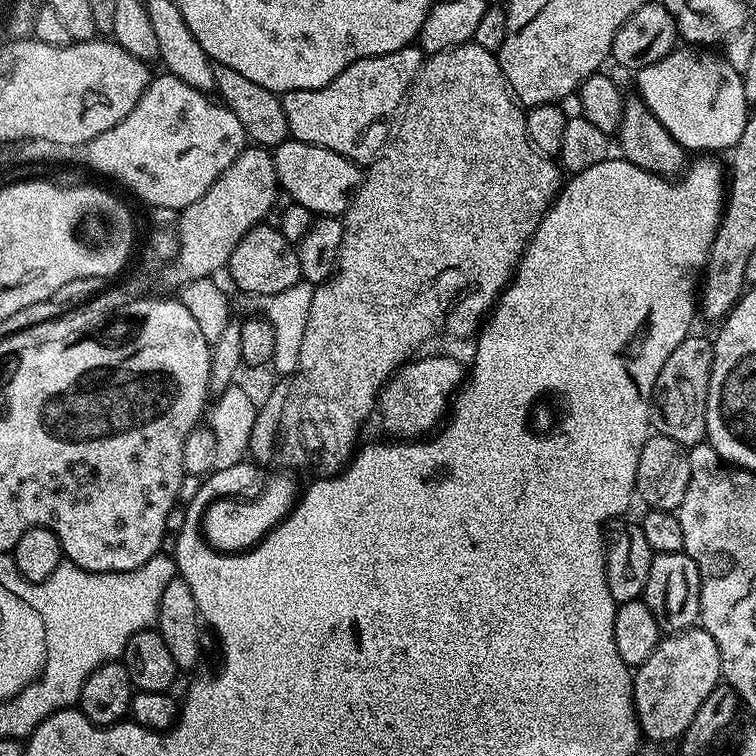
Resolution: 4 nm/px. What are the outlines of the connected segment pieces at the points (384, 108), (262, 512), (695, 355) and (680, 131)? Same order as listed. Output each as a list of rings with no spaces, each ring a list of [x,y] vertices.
[[[409,46],[390,54],[362,58],[346,66],[338,78],[321,88],[283,93],[280,100],[289,137],[334,150],[358,166],[367,165],[381,155],[382,149],[389,143],[388,119],[401,111],[425,59],[425,53],[419,47]]]
[[[283,470],[275,471],[268,477],[270,478],[254,500],[242,502],[238,498],[225,498],[208,505],[203,514],[201,532],[216,551],[235,554],[255,547],[295,507],[300,492],[300,486],[297,486],[295,480],[297,477]]]
[[[689,334],[666,358],[662,374],[652,387],[650,424],[659,435],[685,446],[701,443],[707,437],[706,398],[714,362],[714,344],[704,336]]]
[[[680,46],[663,56],[658,62],[639,69],[635,73],[635,91],[645,106],[670,130],[670,134],[679,144],[692,154],[716,154],[730,150],[742,138],[742,130],[746,130],[750,105],[744,89],[744,77],[739,67],[735,68],[728,60],[715,56],[715,51],[701,50],[696,46]]]

